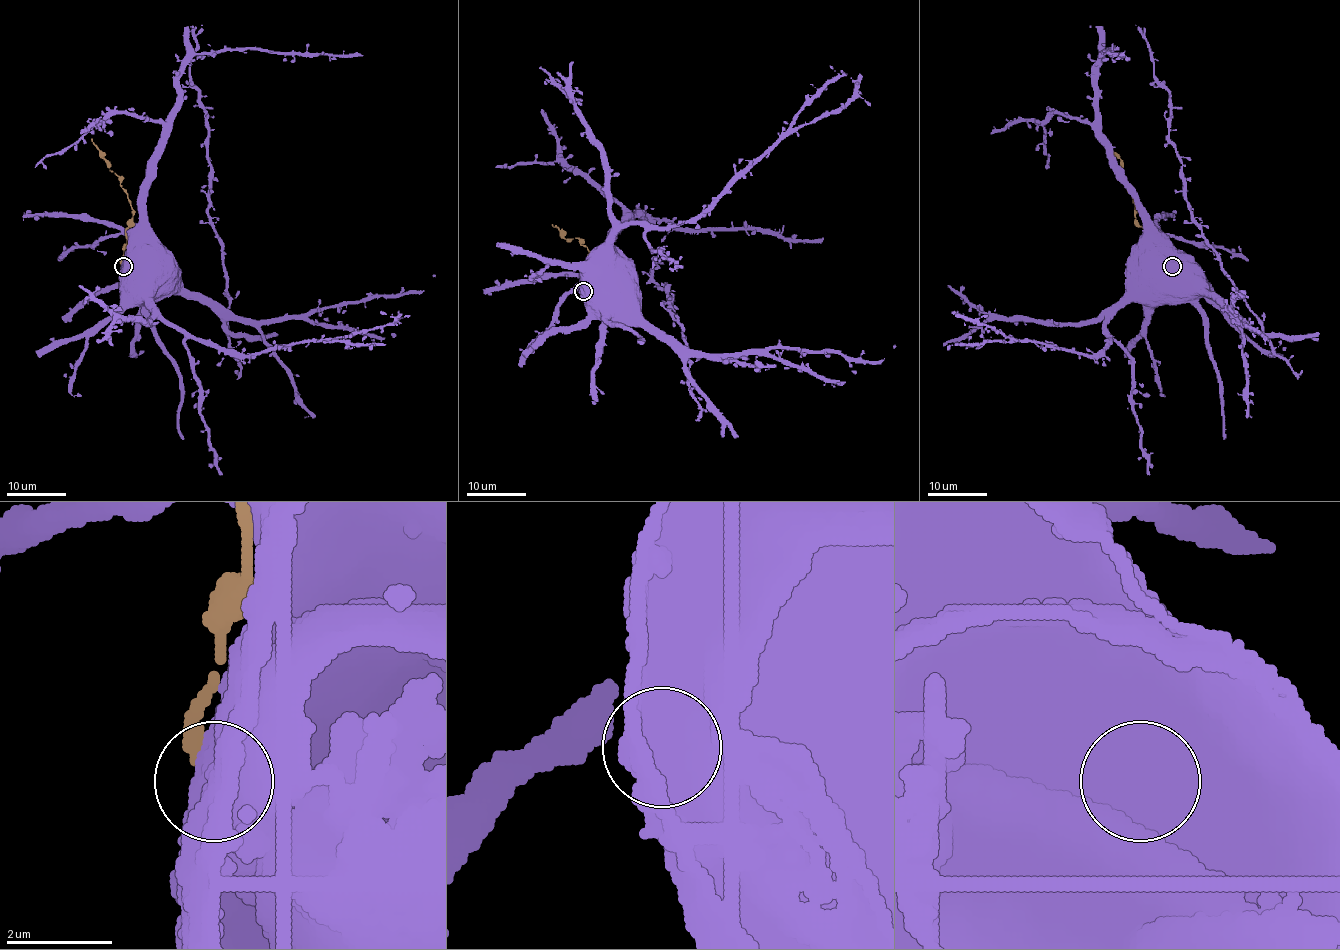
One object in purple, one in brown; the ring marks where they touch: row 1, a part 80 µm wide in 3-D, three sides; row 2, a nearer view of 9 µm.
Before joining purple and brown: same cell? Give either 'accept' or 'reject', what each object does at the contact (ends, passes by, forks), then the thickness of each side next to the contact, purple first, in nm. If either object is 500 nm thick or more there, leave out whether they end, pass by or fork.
reject | 600/300 nm

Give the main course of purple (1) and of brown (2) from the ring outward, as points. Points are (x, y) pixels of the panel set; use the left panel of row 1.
1: (122, 267), (124, 259), (136, 248), (143, 248)
2: (122, 267), (125, 230), (133, 209), (117, 174), (109, 169), (91, 138)

